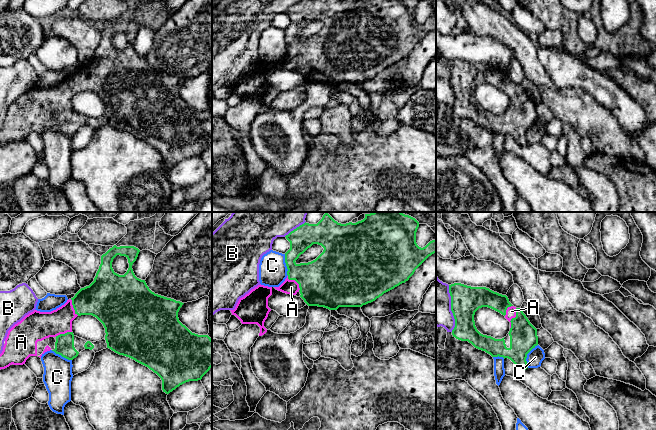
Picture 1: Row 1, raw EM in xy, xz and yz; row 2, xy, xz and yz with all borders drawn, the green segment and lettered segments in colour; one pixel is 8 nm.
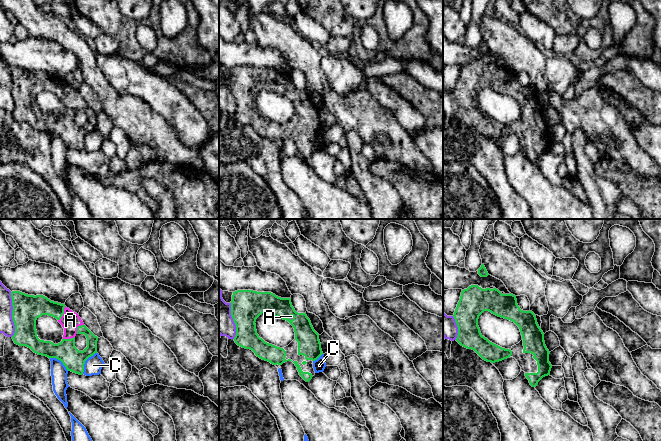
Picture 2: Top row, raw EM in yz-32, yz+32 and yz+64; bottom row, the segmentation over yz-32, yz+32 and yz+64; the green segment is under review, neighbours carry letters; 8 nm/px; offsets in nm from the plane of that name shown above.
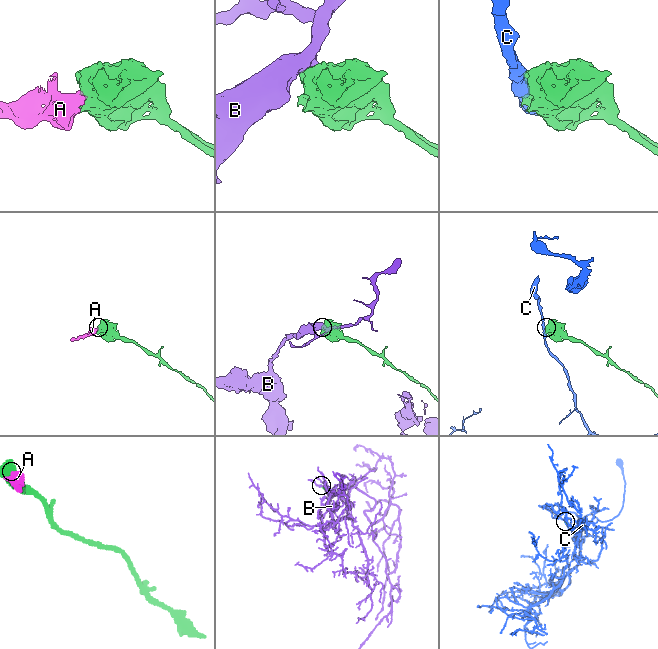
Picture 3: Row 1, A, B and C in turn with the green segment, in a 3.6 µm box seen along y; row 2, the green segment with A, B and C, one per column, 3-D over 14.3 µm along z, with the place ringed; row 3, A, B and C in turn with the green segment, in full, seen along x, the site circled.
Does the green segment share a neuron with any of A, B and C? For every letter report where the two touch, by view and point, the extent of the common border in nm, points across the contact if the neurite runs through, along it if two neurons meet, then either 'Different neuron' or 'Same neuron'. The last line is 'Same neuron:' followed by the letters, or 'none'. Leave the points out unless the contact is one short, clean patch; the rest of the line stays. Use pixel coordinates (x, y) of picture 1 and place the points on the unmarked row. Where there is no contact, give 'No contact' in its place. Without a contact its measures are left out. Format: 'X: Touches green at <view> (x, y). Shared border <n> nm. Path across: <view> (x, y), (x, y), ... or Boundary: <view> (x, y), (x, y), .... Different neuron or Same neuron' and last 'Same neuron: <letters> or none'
A: Touches green at yz (512, 94). Shared border 180 nm. Same neuron
B: Touches green at xz (294, 5). Shared border 180 nm. Different neuron
C: Touches green at yz (526, 132). Shared border 200 nm. Different neuron
Same neuron: A

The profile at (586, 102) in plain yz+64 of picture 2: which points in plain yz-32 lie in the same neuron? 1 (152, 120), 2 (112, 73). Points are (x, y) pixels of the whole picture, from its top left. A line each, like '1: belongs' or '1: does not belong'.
1: belongs
2: does not belong

